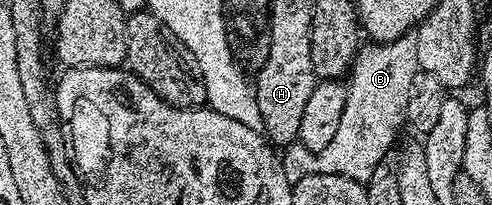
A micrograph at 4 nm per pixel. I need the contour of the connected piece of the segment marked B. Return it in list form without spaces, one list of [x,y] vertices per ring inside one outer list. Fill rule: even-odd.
[[[410,33],[400,39],[392,39],[384,45],[369,45],[358,54],[347,79],[343,117],[339,117],[339,129],[327,145],[327,149],[315,152],[298,146],[290,155],[280,156],[283,173],[287,173],[290,185],[303,181],[303,177],[331,173],[339,177],[351,177],[360,183],[368,183],[375,165],[385,163],[385,154],[397,139],[397,130],[406,122],[405,96],[411,89],[411,81],[419,70],[417,66],[417,37]]]

